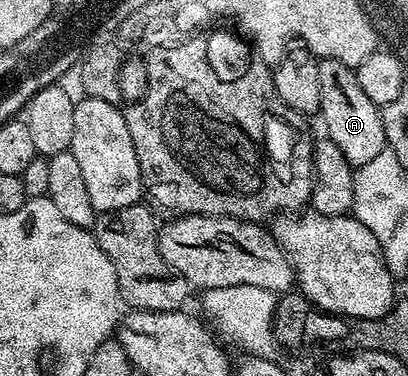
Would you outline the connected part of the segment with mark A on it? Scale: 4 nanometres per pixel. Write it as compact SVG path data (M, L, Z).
M321 58L318 64L318 84L322 87L319 121L324 121L323 133L334 140L348 163L354 168L374 160L387 147L386 118L381 107L370 100L358 84L355 69L333 58Z

